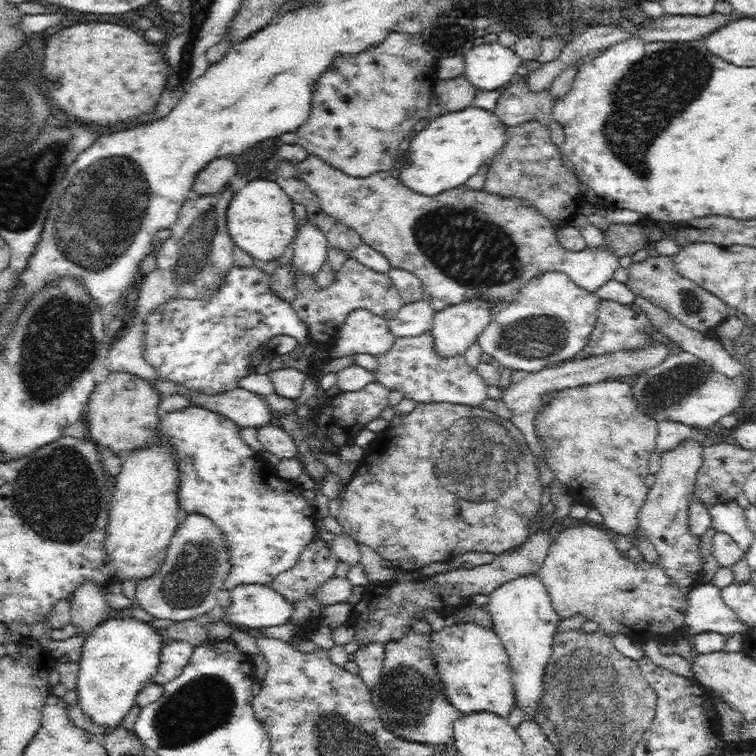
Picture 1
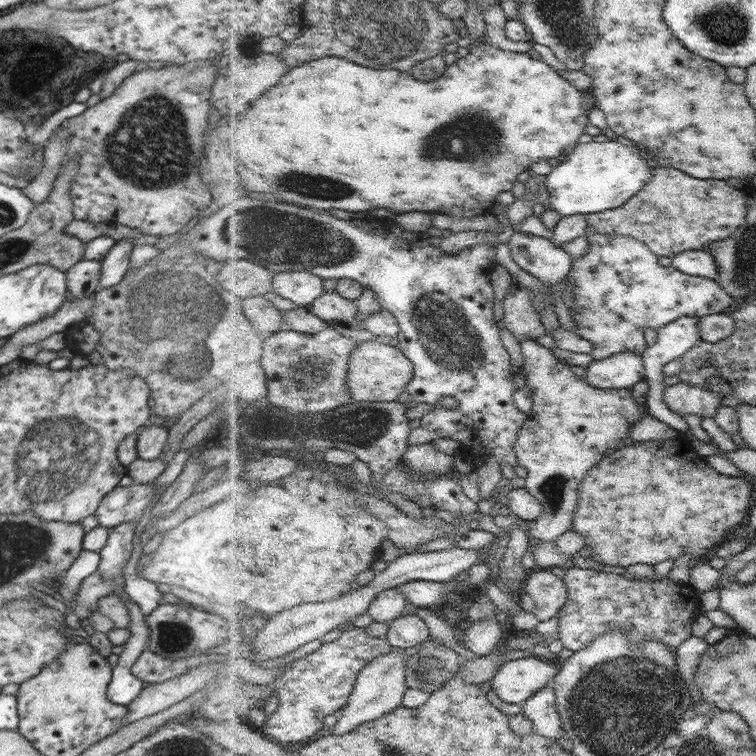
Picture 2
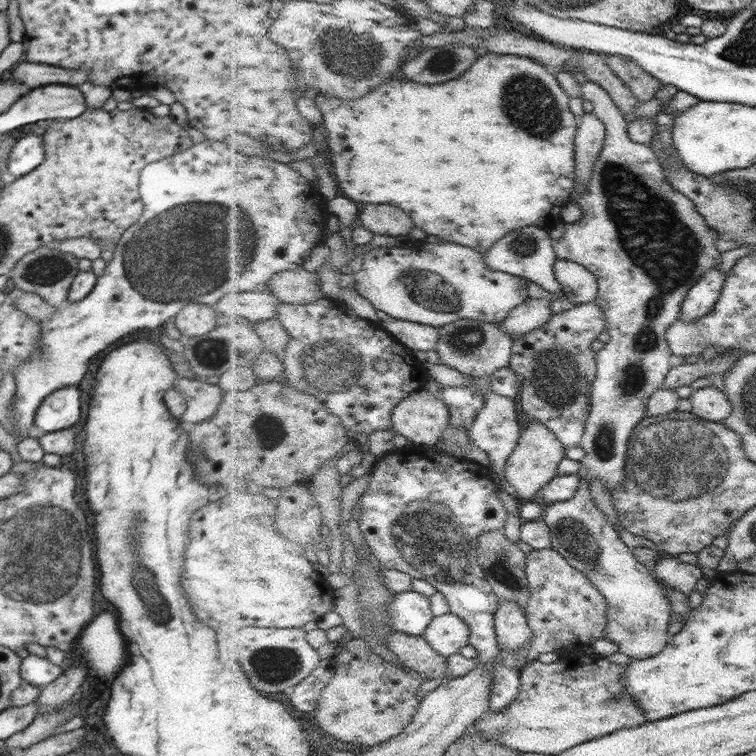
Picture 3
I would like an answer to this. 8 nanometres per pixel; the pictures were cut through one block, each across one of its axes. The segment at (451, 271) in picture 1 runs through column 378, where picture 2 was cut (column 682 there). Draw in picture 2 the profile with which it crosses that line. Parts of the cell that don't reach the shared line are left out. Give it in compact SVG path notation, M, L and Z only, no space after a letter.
M670 167L652 169L654 181L642 193L632 198L628 205L611 209L607 213L588 215L589 224L602 234L633 236L644 241L659 256L674 257L685 250L706 250L713 242L730 238L744 224L747 217L747 189L737 189L725 180L700 179Z

